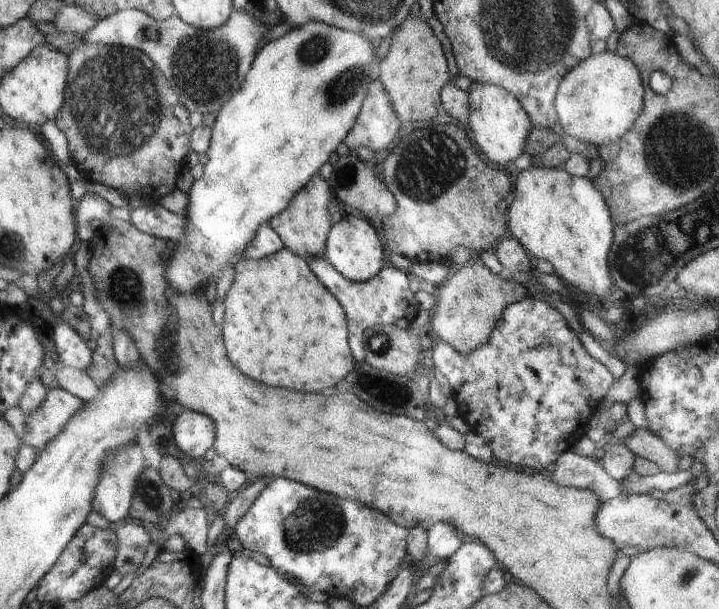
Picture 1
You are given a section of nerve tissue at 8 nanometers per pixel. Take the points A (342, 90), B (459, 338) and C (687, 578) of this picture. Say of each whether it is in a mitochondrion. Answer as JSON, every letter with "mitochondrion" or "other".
{"A":"mitochondrion","B":"other","C":"mitochondrion"}

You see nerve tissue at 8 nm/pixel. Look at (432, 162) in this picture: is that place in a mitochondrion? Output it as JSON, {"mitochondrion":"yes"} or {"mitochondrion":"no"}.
{"mitochondrion":"yes"}

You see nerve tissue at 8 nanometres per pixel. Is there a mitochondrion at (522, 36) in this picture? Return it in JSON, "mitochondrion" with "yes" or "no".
{"mitochondrion":"yes"}

